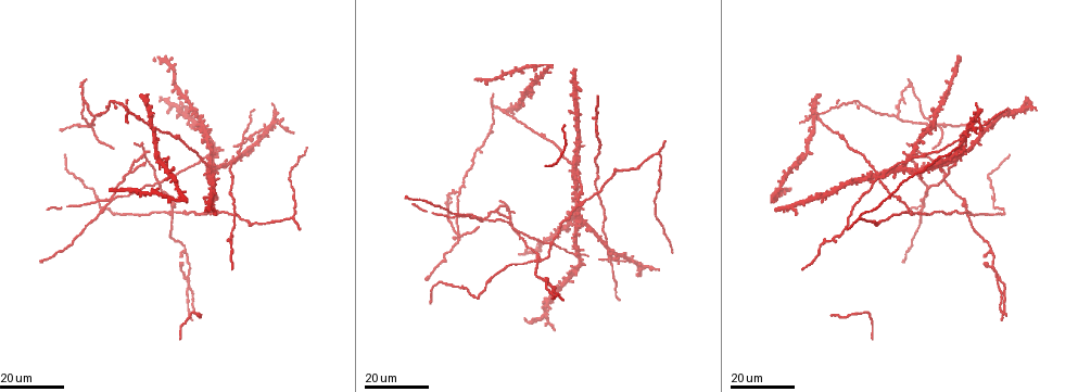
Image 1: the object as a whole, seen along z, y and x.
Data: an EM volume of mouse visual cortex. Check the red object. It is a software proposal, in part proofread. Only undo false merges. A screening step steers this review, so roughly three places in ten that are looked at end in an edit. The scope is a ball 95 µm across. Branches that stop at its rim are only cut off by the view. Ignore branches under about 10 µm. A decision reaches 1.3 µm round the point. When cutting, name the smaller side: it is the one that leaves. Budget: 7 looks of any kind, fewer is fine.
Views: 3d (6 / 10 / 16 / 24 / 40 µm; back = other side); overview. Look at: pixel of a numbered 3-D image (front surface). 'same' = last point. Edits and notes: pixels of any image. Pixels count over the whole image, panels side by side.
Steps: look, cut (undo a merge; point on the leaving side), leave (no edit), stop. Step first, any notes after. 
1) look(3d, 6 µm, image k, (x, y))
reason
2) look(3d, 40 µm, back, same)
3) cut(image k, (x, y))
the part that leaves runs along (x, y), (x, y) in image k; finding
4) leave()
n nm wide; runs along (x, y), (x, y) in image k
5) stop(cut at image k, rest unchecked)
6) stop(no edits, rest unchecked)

look(3d, 24 µm, image 1, (879, 173))

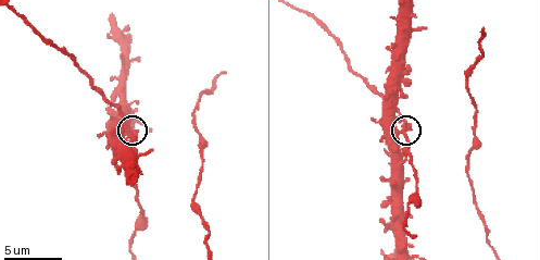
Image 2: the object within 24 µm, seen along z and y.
look(3d, 10 µm, image 2, (407, 121))

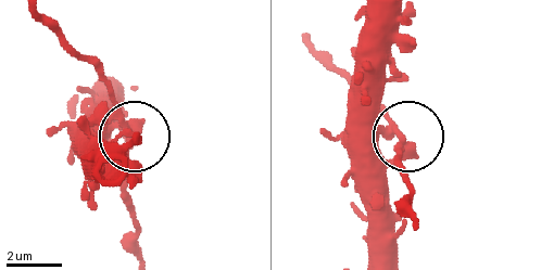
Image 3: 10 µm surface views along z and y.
look(3d, 6 µm, image 3, (404, 140))
closer look

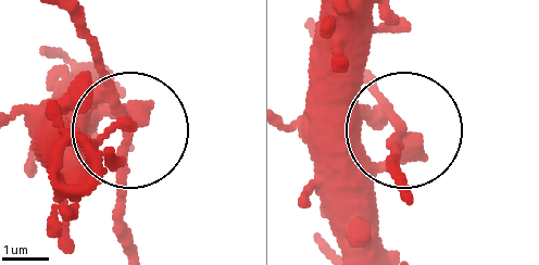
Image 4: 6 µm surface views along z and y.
leave()
side arm 103 µm; one neuron here

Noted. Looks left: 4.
look(3d, 16 µm, image 2, (414, 238))
four arms meet

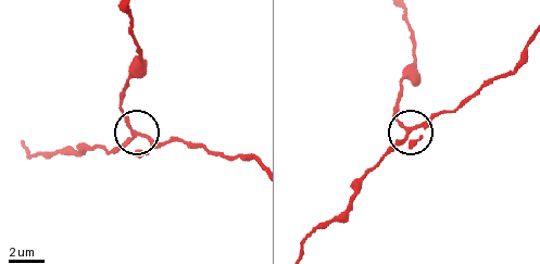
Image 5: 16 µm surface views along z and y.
leave()
4 arms; runs along (127, 15), (138, 67), (123, 111), (147, 139), (172, 142) in image 5; one neuron here

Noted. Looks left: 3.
look(3d, 16 µm, image 1, (243, 137))
a fork

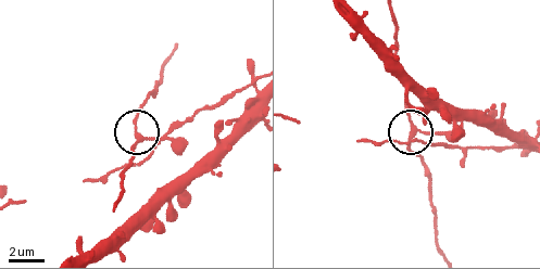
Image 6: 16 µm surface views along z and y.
look(3d, 10 µm, image 6, (415, 128))

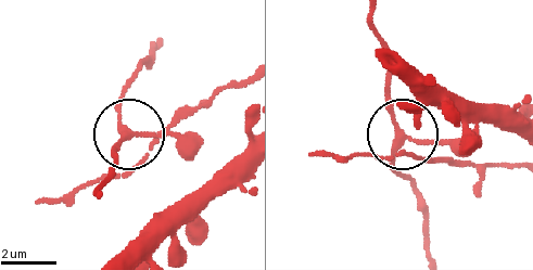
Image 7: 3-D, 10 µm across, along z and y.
leave()
runs along (517, 166), (468, 166), (407, 136), (395, 171) in image 7; all the same neuron

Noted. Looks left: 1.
stop(no edits, rest unchecked)

